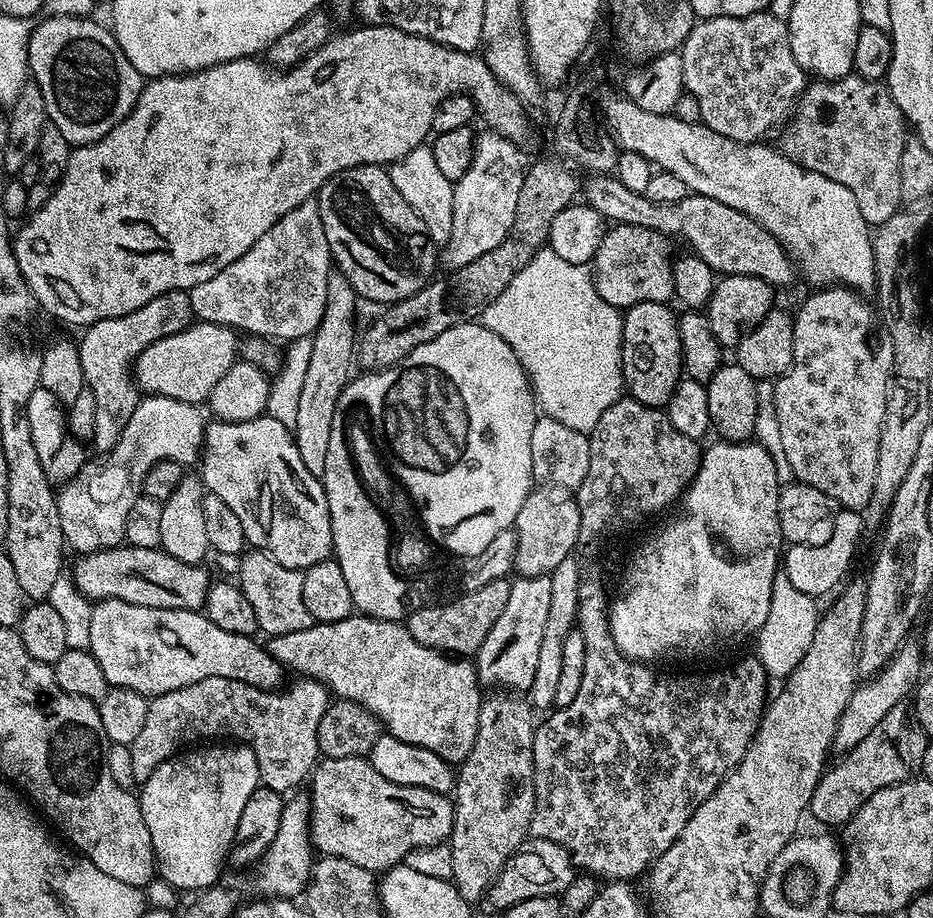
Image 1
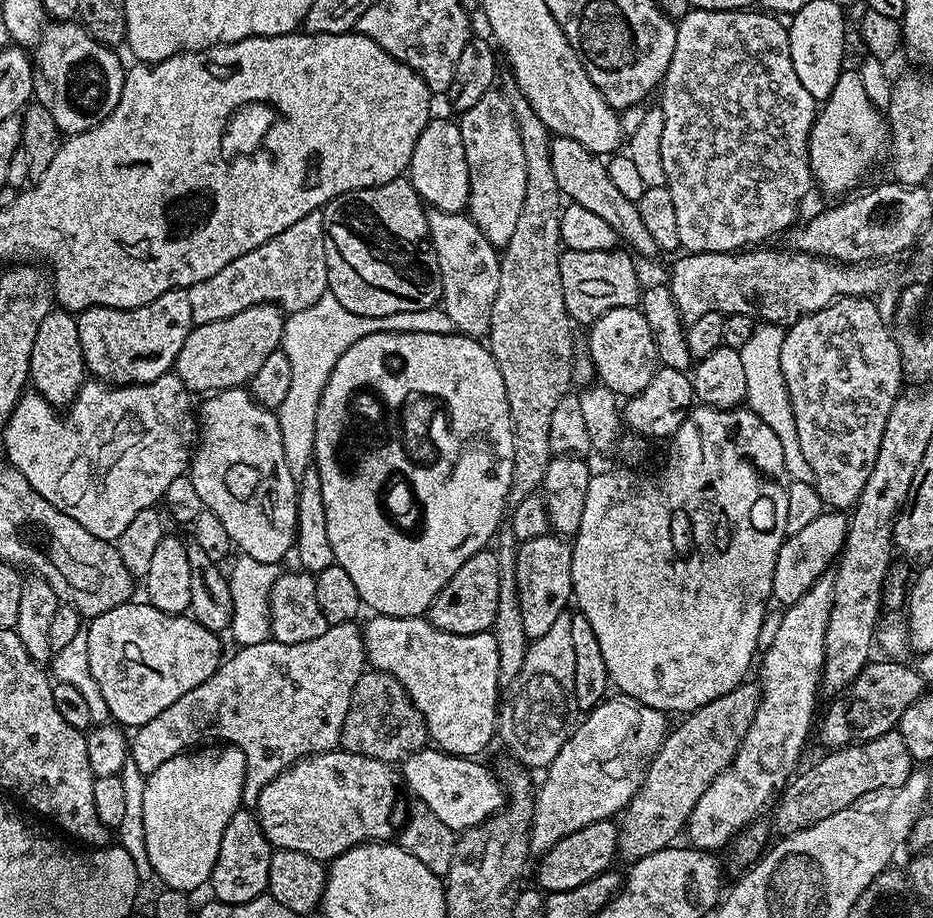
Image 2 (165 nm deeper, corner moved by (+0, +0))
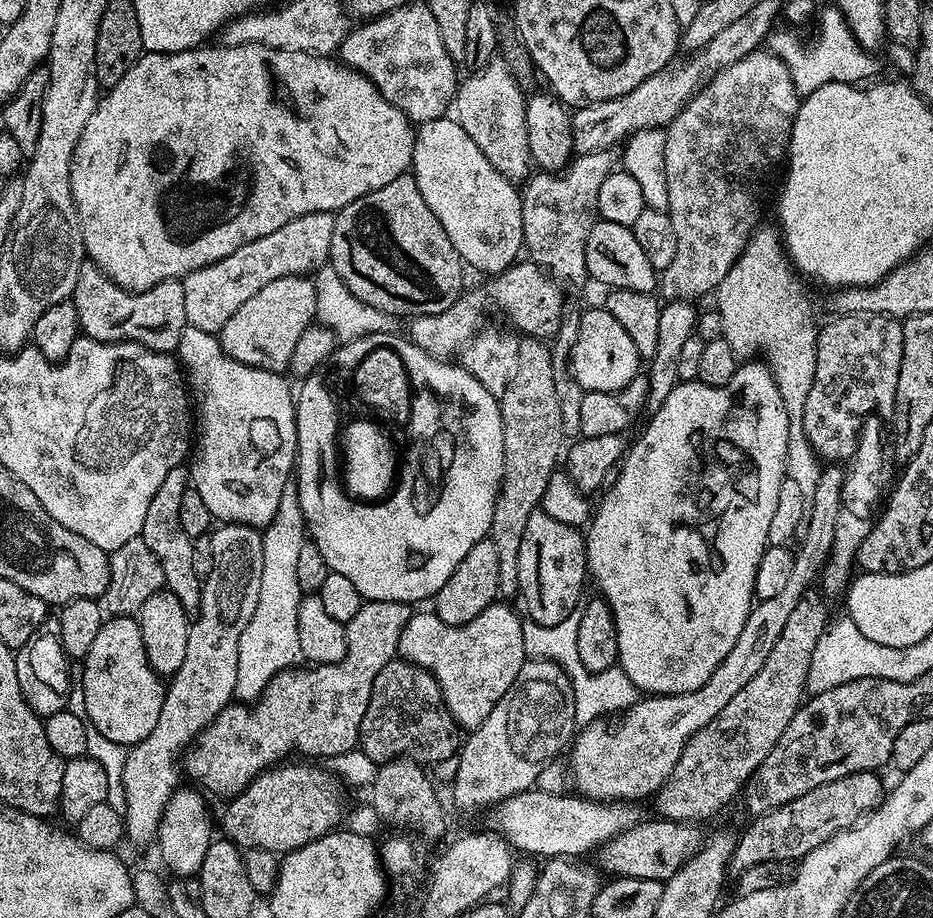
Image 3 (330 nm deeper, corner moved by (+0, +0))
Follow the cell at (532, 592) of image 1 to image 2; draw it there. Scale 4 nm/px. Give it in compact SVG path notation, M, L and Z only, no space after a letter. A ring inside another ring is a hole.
M556 534L523 541L516 548L516 581L522 626L526 628L526 634L530 638L546 634L546 630L554 626L554 618L565 612L573 599L571 543Z

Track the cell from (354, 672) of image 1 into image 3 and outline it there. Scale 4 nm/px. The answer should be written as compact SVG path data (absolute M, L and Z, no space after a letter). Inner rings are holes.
M511 603L486 606L474 622L462 626L442 622L435 611L417 611L400 635L399 655L434 674L450 714L461 729L477 728L490 718L490 710L502 702L502 694L514 686L514 678L518 678L518 670L524 665L522 616L508 604Z

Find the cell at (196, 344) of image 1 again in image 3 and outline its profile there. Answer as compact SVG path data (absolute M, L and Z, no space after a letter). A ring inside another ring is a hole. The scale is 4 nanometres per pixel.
M287 276L269 282L268 285L262 286L262 290L258 290L258 294L253 294L240 307L238 314L233 314L230 317L230 322L226 322L226 326L222 326L218 339L222 350L230 359L242 362L246 366L283 373L290 362L290 354L294 354L294 345L298 342L298 338L302 338L302 334L307 328L313 327L315 320L315 283L308 276Z

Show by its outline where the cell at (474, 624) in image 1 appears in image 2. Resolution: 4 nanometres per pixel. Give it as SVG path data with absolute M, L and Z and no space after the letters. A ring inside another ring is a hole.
M485 550L466 558L466 562L458 566L458 574L442 586L428 607L426 619L446 634L473 636L491 629L494 614L498 614L498 558L495 551Z

